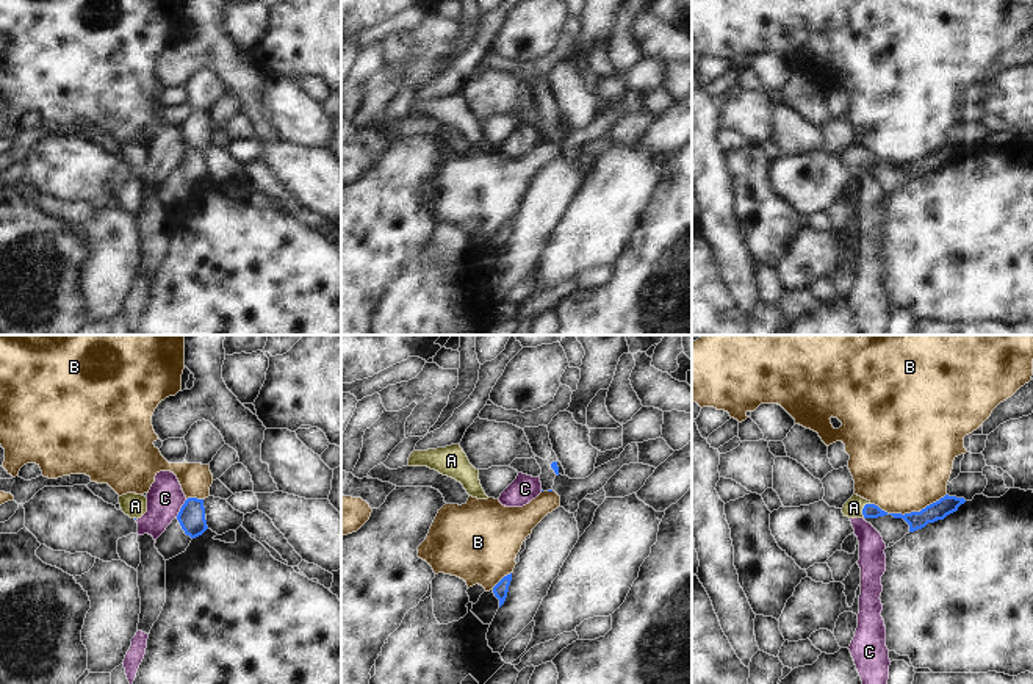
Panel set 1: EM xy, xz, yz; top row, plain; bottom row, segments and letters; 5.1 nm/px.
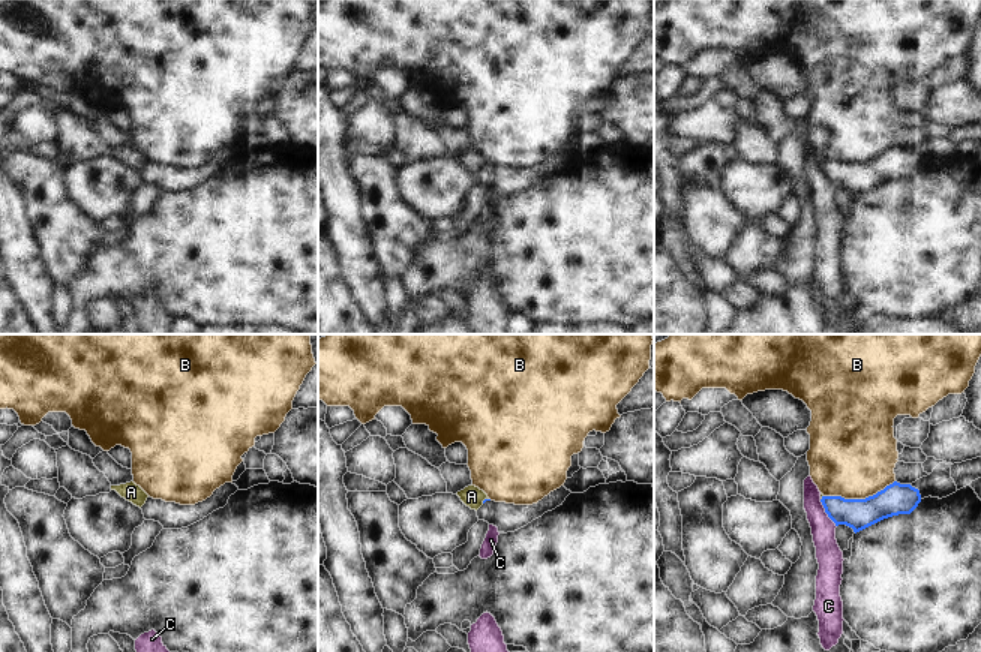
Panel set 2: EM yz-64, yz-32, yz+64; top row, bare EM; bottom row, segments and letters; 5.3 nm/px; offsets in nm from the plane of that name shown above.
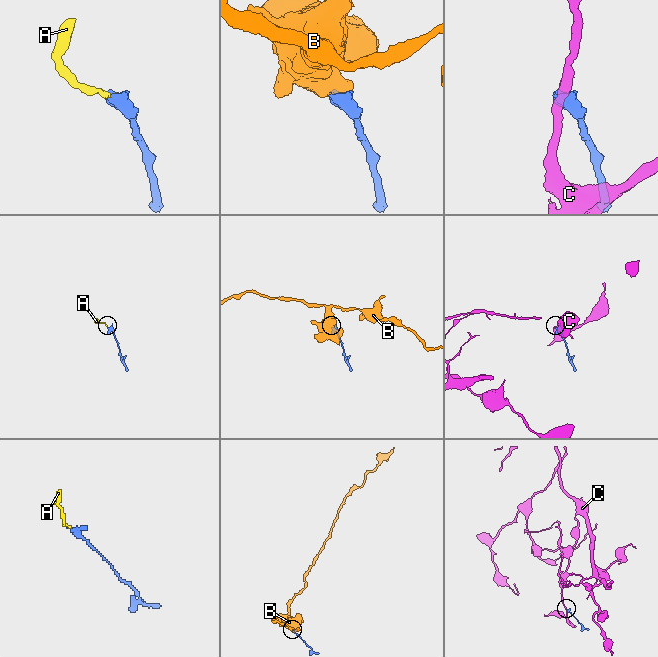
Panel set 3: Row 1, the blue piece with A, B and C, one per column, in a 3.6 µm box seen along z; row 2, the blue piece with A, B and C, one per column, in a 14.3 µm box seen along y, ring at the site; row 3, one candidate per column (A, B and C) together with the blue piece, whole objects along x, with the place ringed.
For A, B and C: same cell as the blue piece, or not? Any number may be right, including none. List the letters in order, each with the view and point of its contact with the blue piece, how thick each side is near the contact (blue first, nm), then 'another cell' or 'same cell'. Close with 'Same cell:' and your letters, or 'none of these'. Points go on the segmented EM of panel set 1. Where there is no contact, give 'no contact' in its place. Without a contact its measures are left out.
A: yz (863, 509) | 80/100 nm | same cell
B: yz (908, 514) | 100/480 nm | another cell
C: xy (180, 509) | 140/190 nm | another cell
Same cell: A

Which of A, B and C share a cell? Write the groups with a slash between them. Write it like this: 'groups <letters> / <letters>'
groups A / B / C

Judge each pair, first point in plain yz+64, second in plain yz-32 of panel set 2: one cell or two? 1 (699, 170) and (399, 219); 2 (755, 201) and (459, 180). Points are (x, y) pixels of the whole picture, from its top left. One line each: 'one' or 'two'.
1: one
2: one

